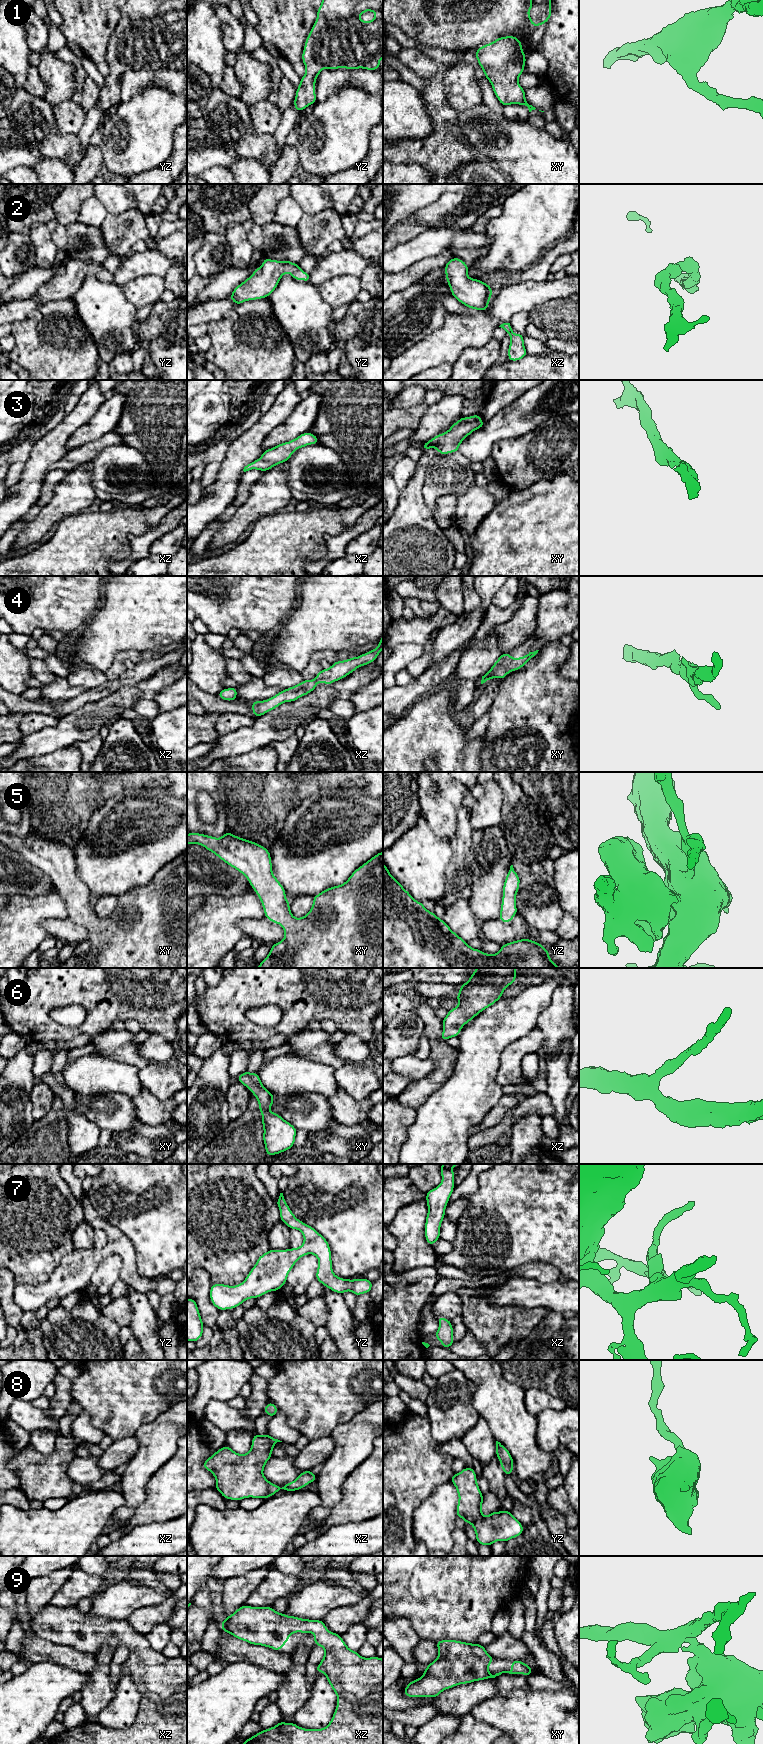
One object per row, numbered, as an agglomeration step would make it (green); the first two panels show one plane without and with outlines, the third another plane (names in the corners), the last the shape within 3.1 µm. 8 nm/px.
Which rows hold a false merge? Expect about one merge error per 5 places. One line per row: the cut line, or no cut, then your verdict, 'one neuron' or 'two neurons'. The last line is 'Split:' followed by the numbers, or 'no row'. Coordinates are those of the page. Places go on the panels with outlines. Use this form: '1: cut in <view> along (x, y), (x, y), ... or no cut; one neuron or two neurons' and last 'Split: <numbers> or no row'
1: no cut; one neuron
2: no cut; one neuron
3: no cut; one neuron
4: no cut; one neuron
5: no cut; one neuron
6: no cut; one neuron
7: no cut; one neuron
8: no cut; one neuron
9: no cut; one neuron
Split: no row

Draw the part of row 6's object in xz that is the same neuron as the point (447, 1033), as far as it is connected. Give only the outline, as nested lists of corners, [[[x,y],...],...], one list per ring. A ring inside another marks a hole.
[[[476,968],[469,980],[460,986],[456,996],[459,1004],[448,1011],[442,1020],[444,1029],[441,1040],[447,1041],[451,1037],[458,1037],[463,1026],[470,1022],[480,1012],[496,1003],[502,998],[503,991],[516,980],[516,968]]]

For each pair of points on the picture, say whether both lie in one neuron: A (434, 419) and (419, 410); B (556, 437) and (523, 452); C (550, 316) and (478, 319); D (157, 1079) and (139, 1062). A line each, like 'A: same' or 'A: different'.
A: different
B: same
C: different
D: different

